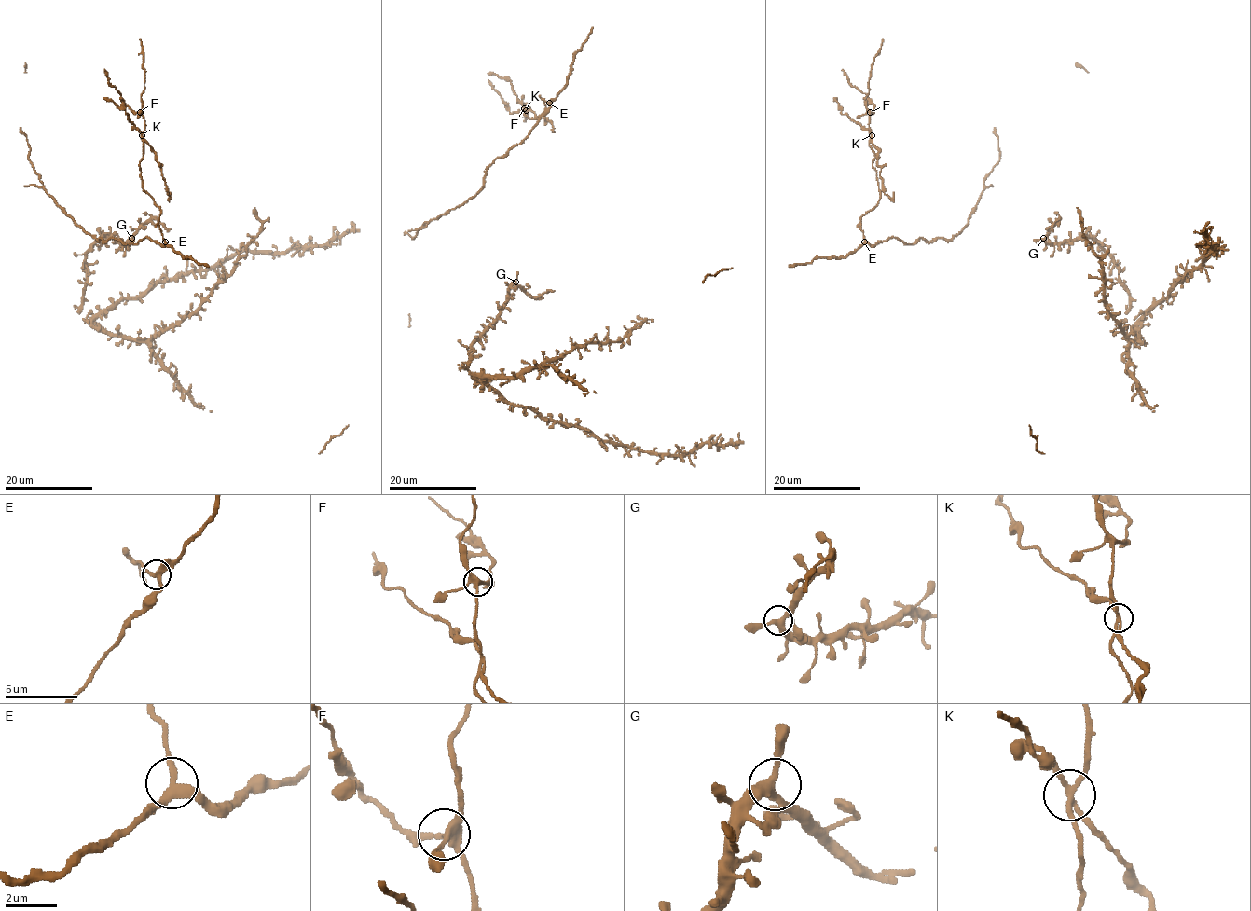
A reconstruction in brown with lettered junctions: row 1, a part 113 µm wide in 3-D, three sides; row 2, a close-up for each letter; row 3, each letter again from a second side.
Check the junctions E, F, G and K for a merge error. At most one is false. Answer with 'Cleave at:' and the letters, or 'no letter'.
Cleave at: K

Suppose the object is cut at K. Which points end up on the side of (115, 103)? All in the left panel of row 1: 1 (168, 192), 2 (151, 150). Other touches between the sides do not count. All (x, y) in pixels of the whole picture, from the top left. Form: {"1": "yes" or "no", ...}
{"1": "yes", "2": "yes"}

